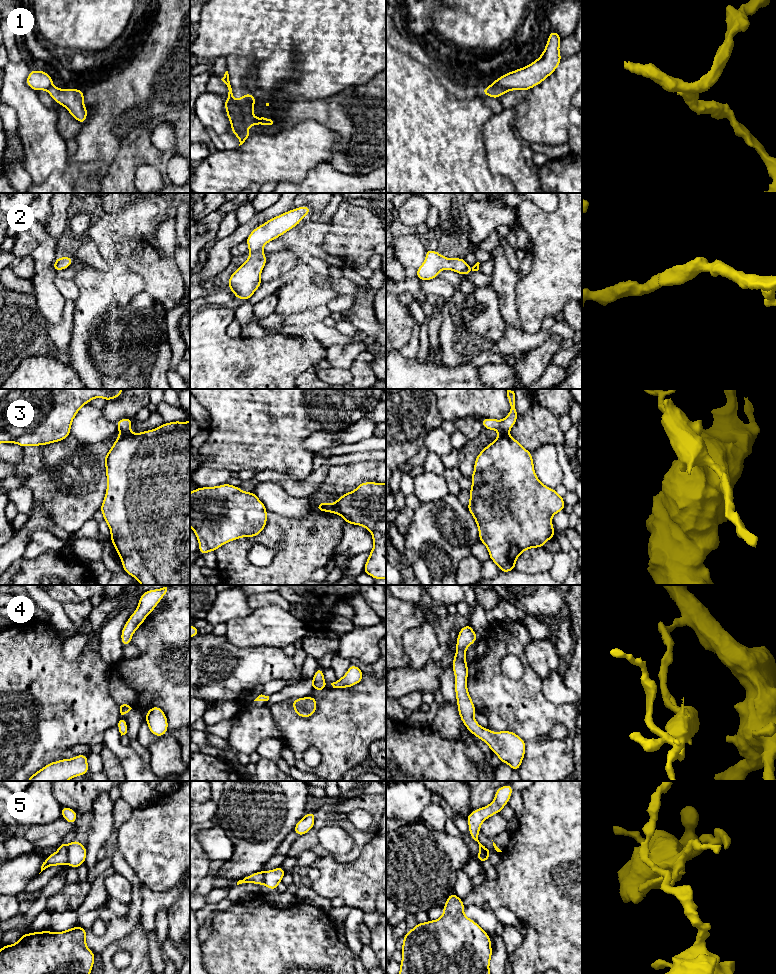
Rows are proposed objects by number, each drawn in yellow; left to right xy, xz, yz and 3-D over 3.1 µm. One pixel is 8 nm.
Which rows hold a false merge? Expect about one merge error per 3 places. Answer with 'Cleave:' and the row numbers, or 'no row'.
Cleave: 1, 3, 5

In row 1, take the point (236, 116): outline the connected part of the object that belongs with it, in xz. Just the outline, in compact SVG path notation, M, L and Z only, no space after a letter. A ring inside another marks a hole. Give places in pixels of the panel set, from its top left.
M228 71L225 72L221 79L228 87L228 98L224 101L224 109L231 124L231 133L239 139L239 146L242 145L250 136L248 124L245 121L245 115L241 104L233 97L232 88L229 81Z

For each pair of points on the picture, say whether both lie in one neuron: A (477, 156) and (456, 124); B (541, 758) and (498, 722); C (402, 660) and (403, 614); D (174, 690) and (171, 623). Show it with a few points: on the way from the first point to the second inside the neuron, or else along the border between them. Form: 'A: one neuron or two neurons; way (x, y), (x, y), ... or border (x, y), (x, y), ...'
A: one neuron; way (469, 148), (456, 135), (456, 132)
B: one neuron; way (533, 745), (532, 740), (514, 722), (511, 722)
C: one neuron; way (396, 649), (396, 625)
D: one neuron; way (159, 673), (153, 657), (159, 651), (160, 640)

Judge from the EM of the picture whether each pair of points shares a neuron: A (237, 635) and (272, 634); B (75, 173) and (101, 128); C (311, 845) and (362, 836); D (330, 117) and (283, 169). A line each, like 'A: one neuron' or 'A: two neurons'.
A: one neuron
B: two neurons
C: one neuron
D: two neurons

